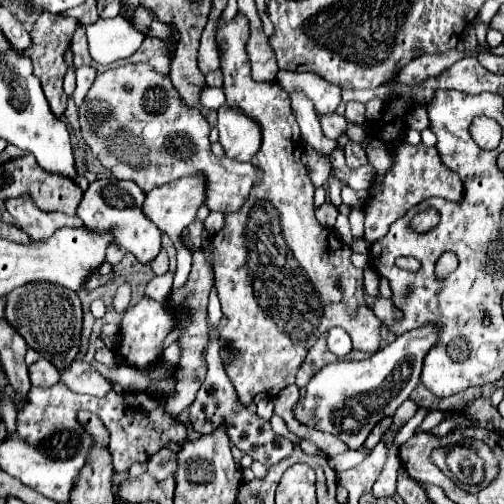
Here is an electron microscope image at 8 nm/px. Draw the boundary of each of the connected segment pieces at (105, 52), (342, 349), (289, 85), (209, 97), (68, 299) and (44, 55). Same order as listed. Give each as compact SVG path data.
M124 17L98 19L86 27L90 55L100 65L112 65L120 59L128 59L144 41L142 33L126 25Z
M340 327L330 329L330 333L328 333L328 349L338 357L348 355L352 351L352 341L350 341L348 333L344 329L340 329Z
M278 71L278 83L290 93L294 89L304 91L316 107L316 113L334 113L340 103L340 85L324 81L324 77L316 73L294 73L294 71Z
M204 87L200 91L200 103L202 103L202 107L206 107L210 111L218 111L226 103L224 91L220 87Z
M52 283L22 285L6 295L4 317L24 337L28 347L38 351L58 371L76 361L82 335L82 303L78 299L78 293Z
M40 13L40 17L36 19L36 23L34 23L32 31L30 31L32 45L24 51L24 55L32 61L34 73L40 79L44 95L48 99L48 105L50 105L50 109L52 109L52 113L56 117L62 117L64 109L66 109L66 99L68 97L66 97L66 93L62 89L62 79L64 79L66 71L68 71L68 65L64 61L64 53L70 47L70 39L72 39L76 27L78 27L78 21L72 19L72 17L62 17L62 15L54 15L54 13Z

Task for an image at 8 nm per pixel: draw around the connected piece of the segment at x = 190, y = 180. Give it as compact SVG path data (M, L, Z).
M194 175L194 177L182 177L178 181L172 181L168 185L162 185L162 187L156 187L152 191L146 193L146 199L144 199L144 215L162 231L166 233L176 251L178 251L178 269L176 269L176 277L174 277L174 289L182 287L186 283L186 277L190 273L190 257L192 253L182 245L180 241L180 233L188 227L188 223L192 223L196 219L196 211L198 207L204 203L204 179L200 175Z

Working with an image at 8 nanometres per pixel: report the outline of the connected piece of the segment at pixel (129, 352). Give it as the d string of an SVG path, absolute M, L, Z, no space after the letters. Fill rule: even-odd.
M144 297L138 305L130 307L124 317L122 317L122 329L124 329L124 335L122 335L122 343L120 343L120 349L116 351L116 357L118 357L118 363L122 365L122 359L130 359L130 363L134 367L144 367L148 365L150 361L158 361L162 357L162 341L164 337L172 331L174 327L174 317L168 309L166 303L160 303L160 301L154 301L154 299L148 299Z

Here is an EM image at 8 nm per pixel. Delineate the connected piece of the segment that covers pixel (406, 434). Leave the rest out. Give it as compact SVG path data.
M421 407L416 414L408 420L408 422L400 429L394 440L398 446L404 444L414 435L415 430L420 426L430 411L430 408Z

